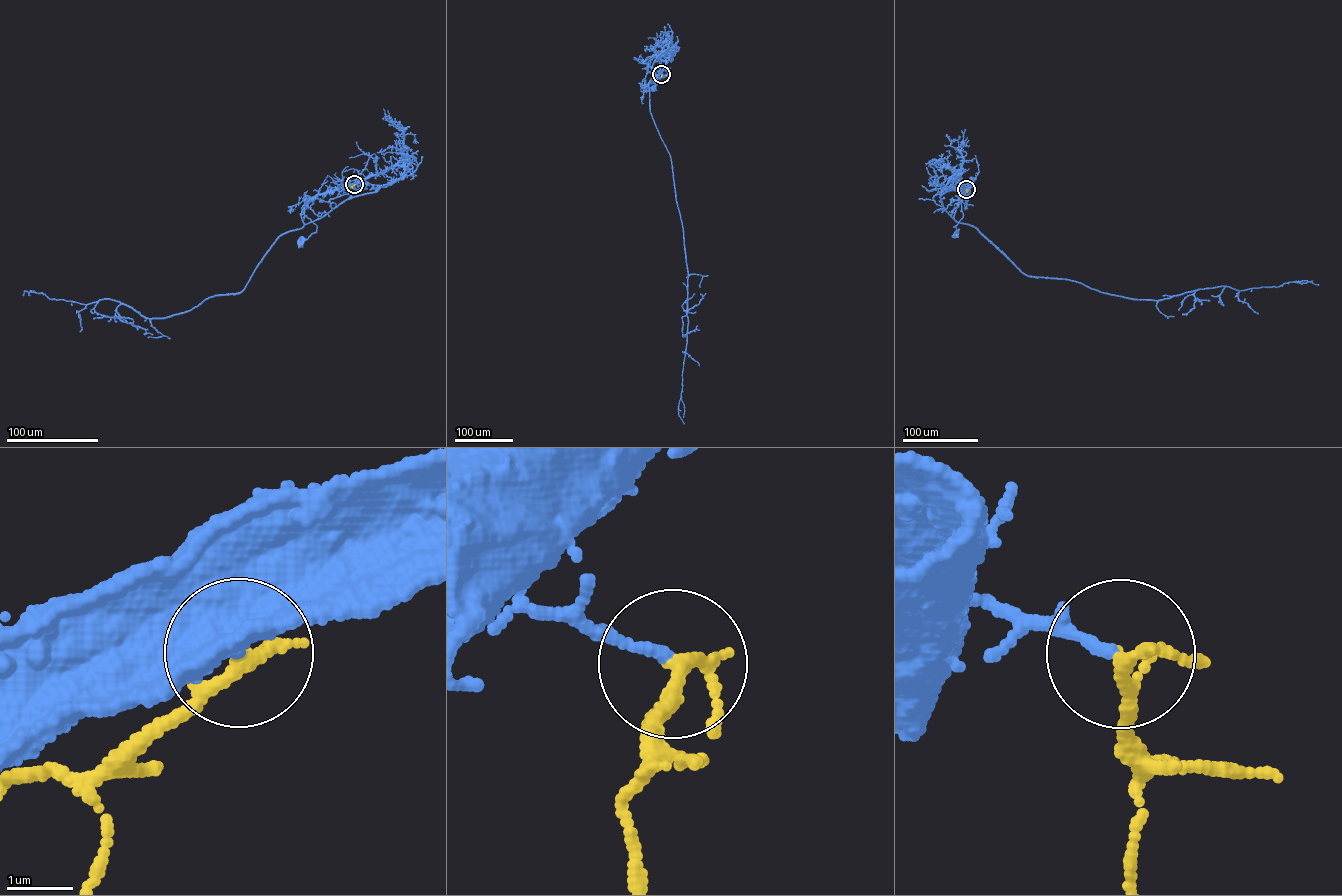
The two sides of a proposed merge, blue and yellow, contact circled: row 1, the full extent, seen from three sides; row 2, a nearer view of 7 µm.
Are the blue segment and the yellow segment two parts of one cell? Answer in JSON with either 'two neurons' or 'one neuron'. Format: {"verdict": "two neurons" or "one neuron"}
{"verdict": "one neuron"}

